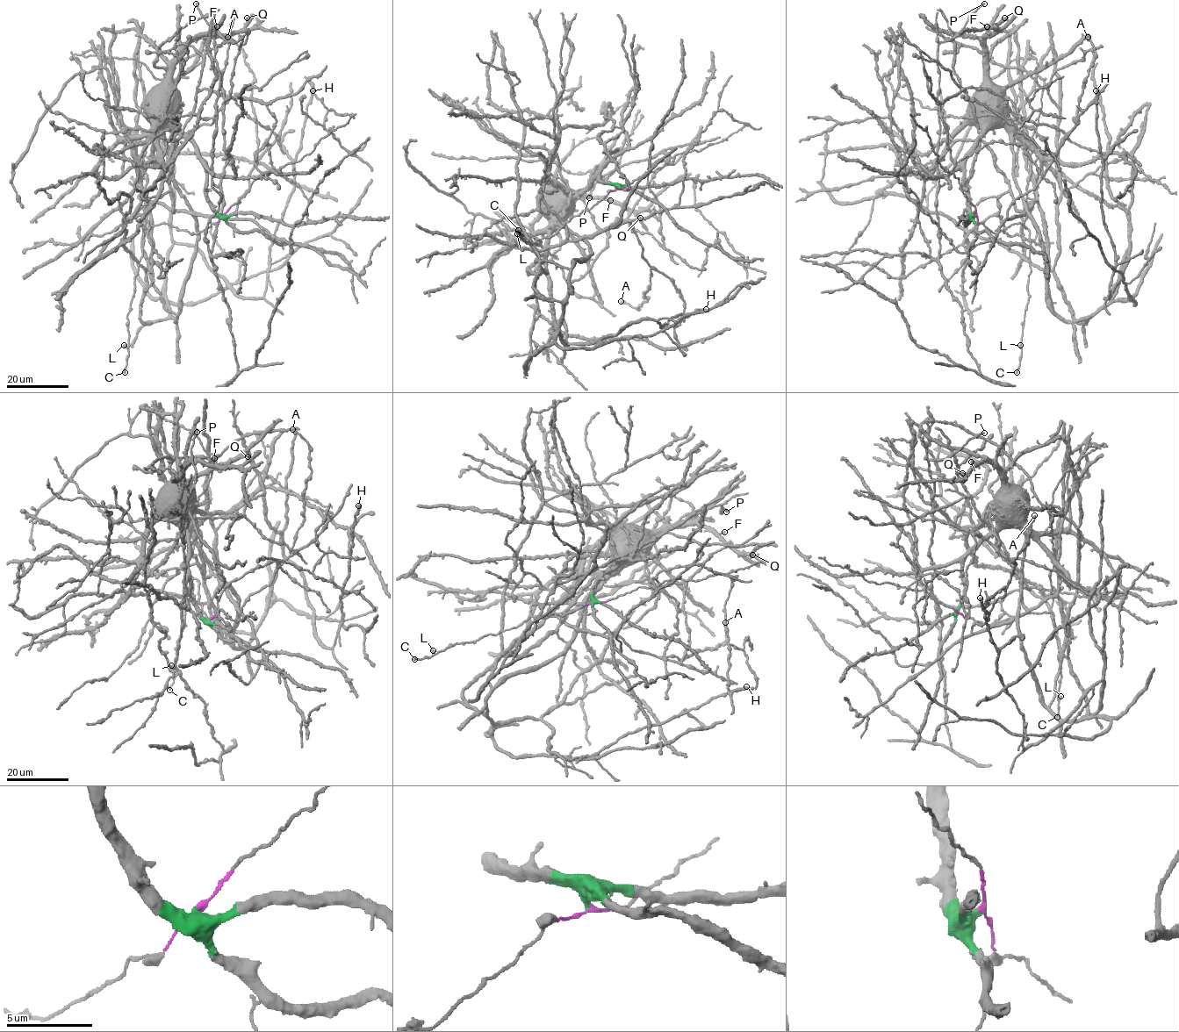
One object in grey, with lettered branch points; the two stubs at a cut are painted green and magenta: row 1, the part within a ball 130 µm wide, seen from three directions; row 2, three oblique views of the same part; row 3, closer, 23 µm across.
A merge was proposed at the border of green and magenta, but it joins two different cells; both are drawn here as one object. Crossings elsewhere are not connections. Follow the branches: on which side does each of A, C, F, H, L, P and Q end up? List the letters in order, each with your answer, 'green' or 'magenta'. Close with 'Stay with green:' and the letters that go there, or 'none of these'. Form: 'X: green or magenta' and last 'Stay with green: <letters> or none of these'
A: green
C: magenta
F: green
H: green
L: magenta
P: green
Q: green
Stay with green: A, F, H, P, Q

